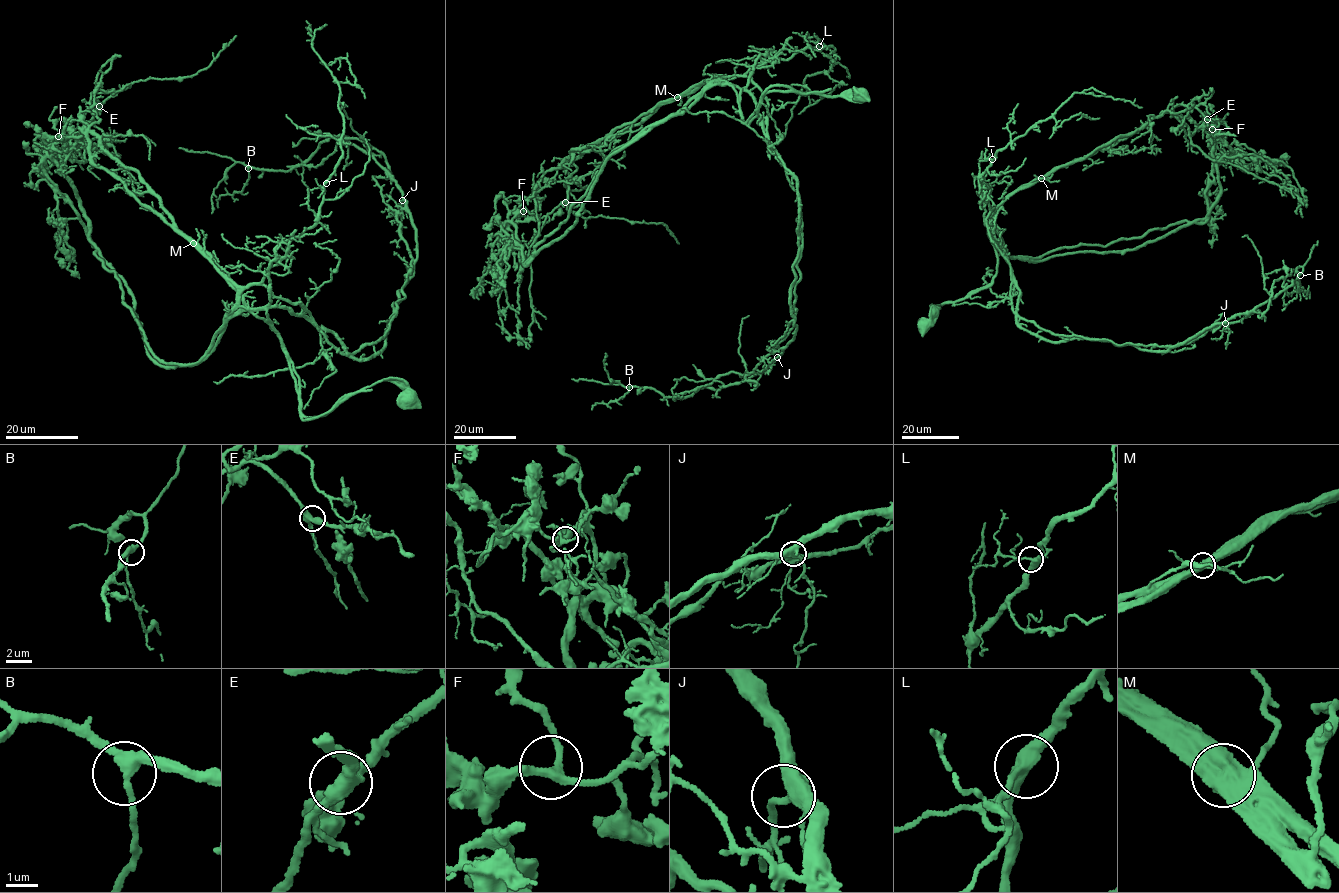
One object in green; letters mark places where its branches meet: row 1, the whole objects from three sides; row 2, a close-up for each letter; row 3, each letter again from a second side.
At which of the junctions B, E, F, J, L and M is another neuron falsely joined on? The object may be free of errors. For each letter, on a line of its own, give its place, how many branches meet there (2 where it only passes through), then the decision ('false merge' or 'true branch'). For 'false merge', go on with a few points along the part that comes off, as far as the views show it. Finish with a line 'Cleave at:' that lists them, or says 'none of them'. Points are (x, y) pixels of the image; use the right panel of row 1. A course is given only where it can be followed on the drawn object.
B: (1300, 275) | 3 | true branch
E: (1207, 119) | 3 | true branch
F: (1212, 129) | 3 | true branch
J: (1225, 323) | 3 | true branch
L: (992, 159) | 3 | true branch
M: (1041, 178) | 3 | false merge | (1041, 178), (988, 227), (1017, 322), (1051, 341), (1165, 352), (1292, 280), (1299, 290), (1302, 268), (1261, 276)
Cleave at: M

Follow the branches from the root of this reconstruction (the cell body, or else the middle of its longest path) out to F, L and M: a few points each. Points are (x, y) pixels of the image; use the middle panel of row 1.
F: (864, 93), (770, 91), (745, 122), (732, 87), (702, 81), (549, 169), (523, 211)
L: (864, 93), (850, 99), (770, 91), (743, 122), (740, 94), (761, 53), (785, 59), (807, 45), (819, 46)
M: (864, 93), (850, 99), (770, 91), (745, 122), (734, 90), (723, 81), (702, 81), (677, 97)

